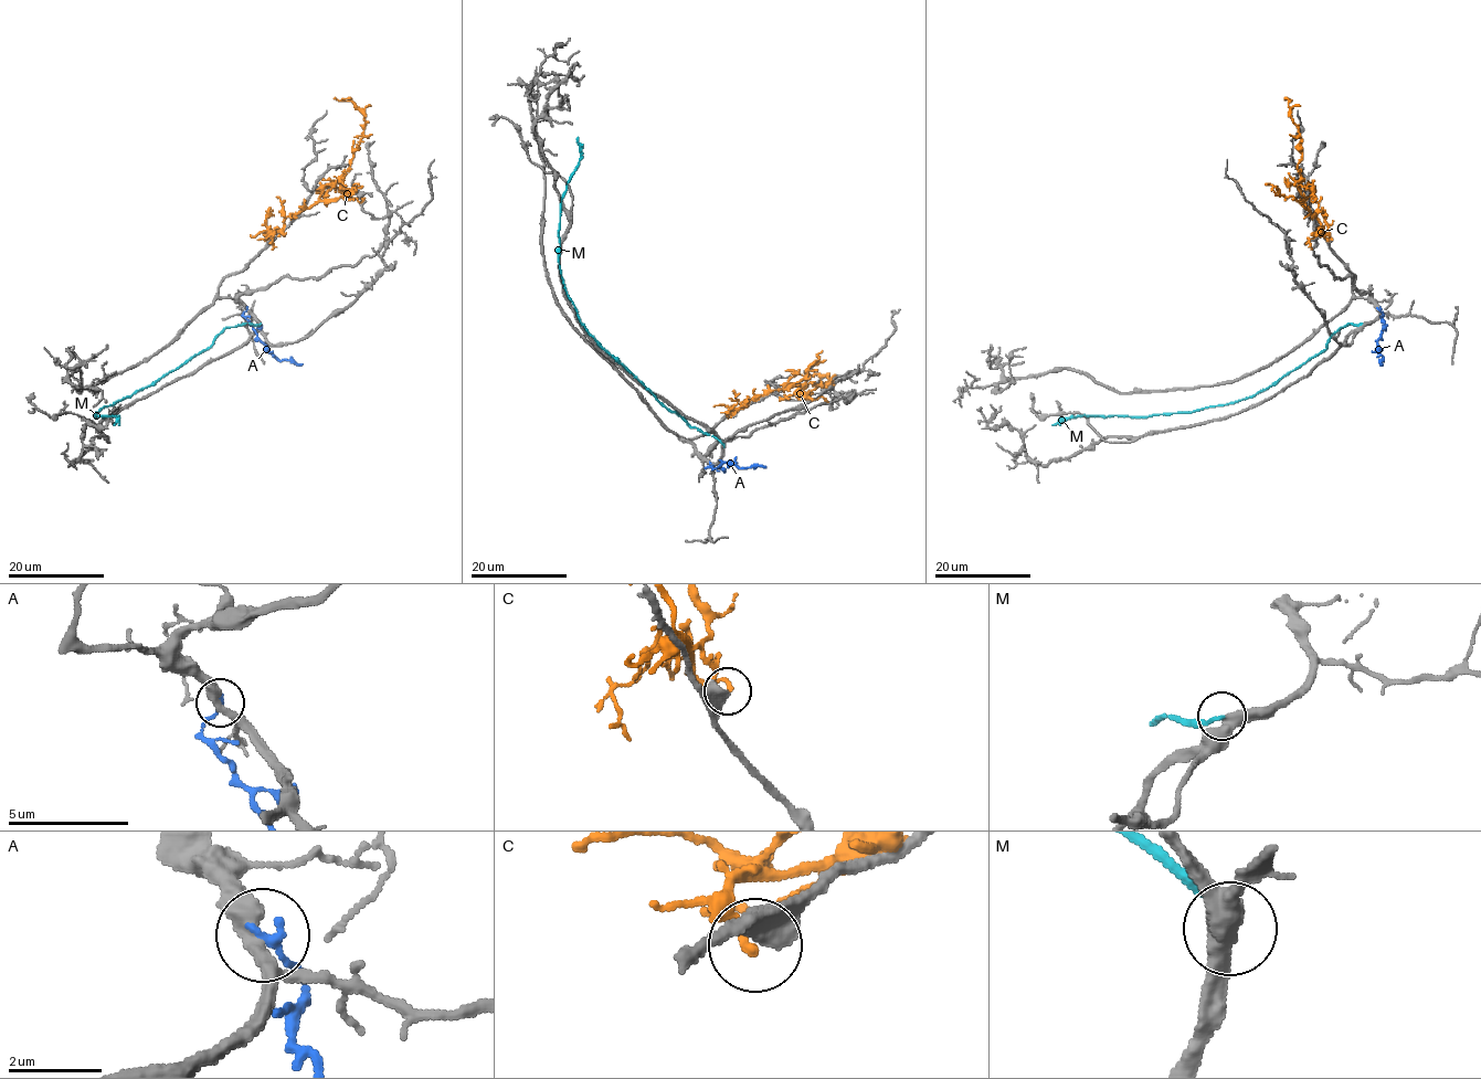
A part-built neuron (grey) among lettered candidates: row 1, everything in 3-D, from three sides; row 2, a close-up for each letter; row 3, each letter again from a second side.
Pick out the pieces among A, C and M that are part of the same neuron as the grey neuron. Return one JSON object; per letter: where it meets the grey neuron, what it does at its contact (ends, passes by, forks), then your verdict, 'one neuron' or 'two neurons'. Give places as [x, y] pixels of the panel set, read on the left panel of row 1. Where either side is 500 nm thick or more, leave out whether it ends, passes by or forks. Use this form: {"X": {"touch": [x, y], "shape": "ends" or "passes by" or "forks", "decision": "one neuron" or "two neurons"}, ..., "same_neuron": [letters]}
{"A": {"touch": [246, 308], "shape": "ends", "decision": "two neurons"}, "C": {"touch": [268, 240], "decision": "two neurons"}, "M": {"touch": [261, 324], "shape": "ends", "decision": "one neuron"}, "same_neuron": ["M"]}

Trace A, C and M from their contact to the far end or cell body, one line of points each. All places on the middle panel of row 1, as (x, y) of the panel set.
A: (709, 464), (706, 467), (716, 468), (723, 463), (743, 468), (765, 467)
C: (731, 415), (730, 410), (743, 409), (751, 399), (787, 383), (826, 383), (828, 376), (796, 371)
M: (723, 446), (667, 410), (580, 321), (567, 294), (559, 264), (561, 197), (580, 158), (578, 137)

